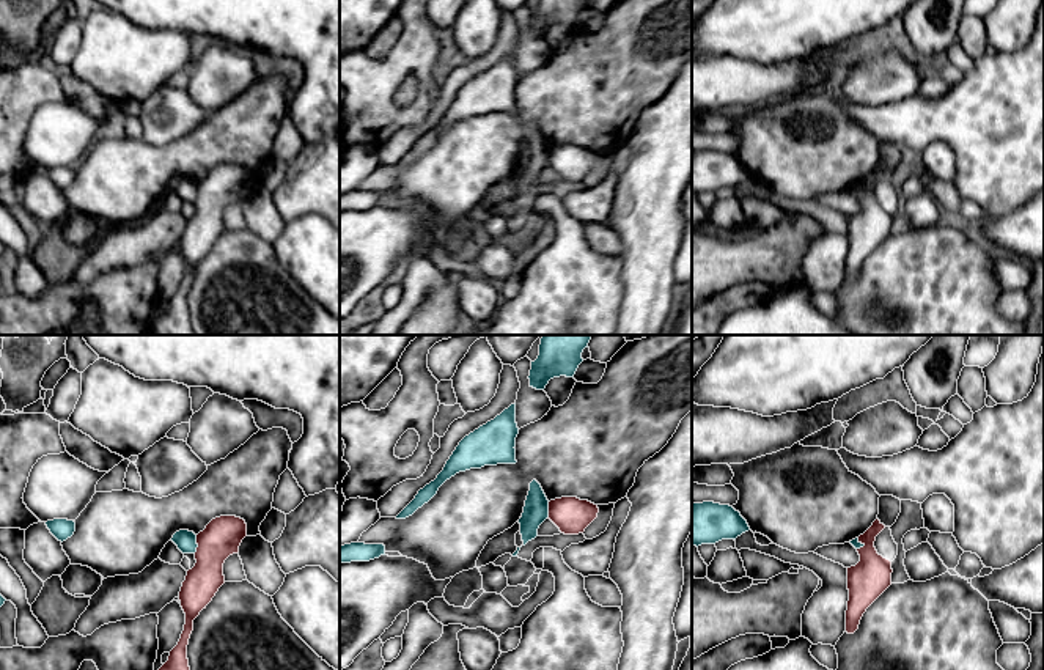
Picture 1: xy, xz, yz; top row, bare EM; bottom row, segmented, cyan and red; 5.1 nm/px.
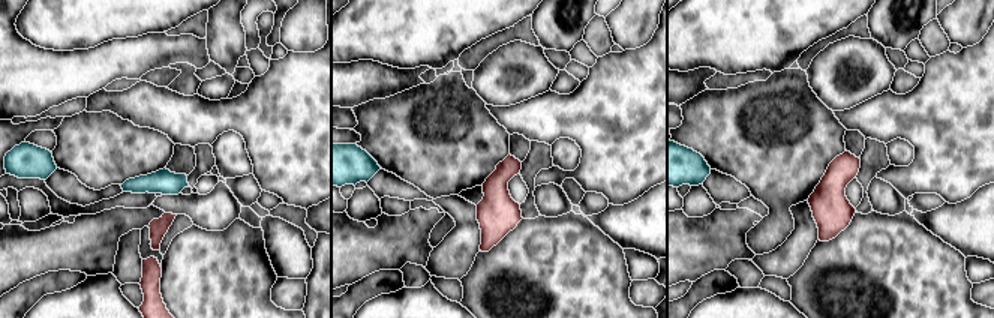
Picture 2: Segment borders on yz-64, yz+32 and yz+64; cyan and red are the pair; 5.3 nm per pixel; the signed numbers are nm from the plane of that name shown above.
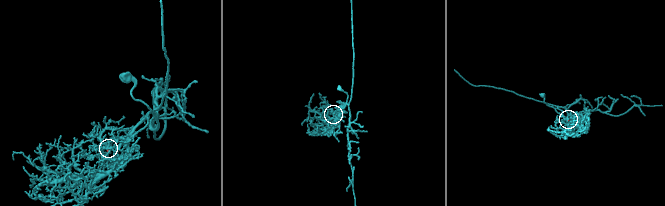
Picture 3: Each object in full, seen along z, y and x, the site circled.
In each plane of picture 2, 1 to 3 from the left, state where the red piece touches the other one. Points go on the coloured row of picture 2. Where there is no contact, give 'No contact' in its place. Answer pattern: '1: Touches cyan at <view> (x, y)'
1: No contact
2: No contact
3: No contact

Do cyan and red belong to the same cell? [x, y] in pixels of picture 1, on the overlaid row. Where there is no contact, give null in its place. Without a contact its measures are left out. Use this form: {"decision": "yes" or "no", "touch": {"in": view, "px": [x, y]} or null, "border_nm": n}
{"decision": "no", "touch": {"in": "xy", "px": [197, 544]}, "border_nm": 100}

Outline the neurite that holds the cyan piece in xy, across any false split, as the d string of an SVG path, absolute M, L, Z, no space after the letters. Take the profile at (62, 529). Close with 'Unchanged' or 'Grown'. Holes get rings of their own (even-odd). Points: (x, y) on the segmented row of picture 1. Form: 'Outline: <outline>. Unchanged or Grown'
Outline: M68 519L47 521L46 525L50 533L61 543L71 538L75 532L75 522Z. Unchanged

